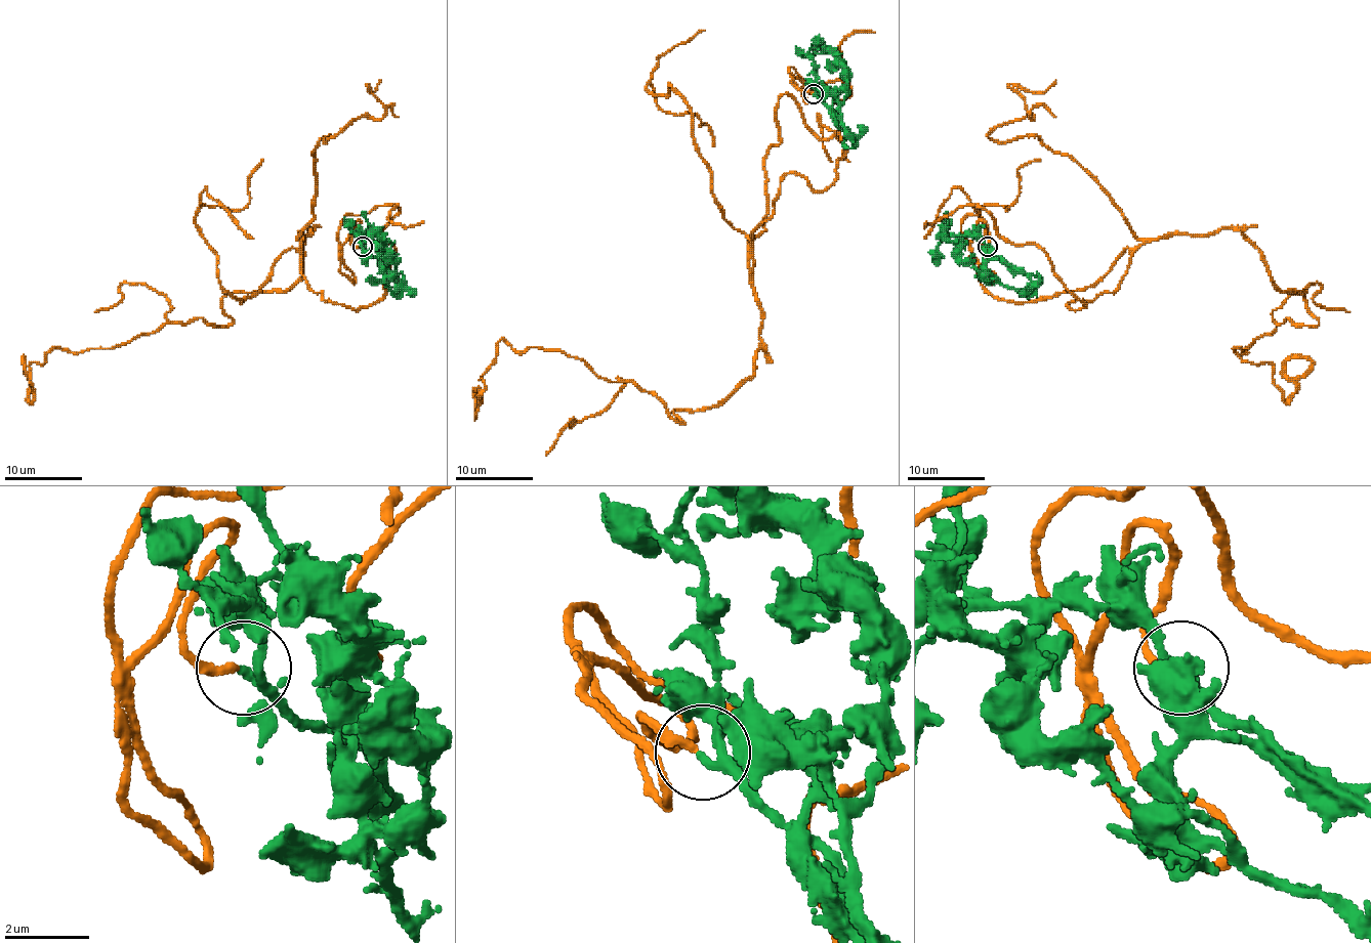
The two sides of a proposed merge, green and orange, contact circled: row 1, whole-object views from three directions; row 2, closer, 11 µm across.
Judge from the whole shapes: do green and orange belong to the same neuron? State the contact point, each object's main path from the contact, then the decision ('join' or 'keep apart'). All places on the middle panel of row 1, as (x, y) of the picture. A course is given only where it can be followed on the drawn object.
(814, 93) | green via (813, 94), (830, 105), (834, 92), (840, 92), (845, 86), (845, 73), (828, 51), (813, 51) | orange via (813, 94), (790, 67), (847, 86), (845, 152), (753, 233), (753, 374), (681, 424), (502, 339), (474, 404) | join

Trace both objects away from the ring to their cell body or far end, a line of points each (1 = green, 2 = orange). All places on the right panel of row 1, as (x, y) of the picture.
1: (988, 246), (1000, 258), (986, 263), (986, 269), (981, 271), (966, 263), (946, 232), (946, 211)
2: (988, 246), (974, 206), (1073, 310), (1143, 244), (1239, 228), (1319, 324), (1234, 350), (1284, 402), (1299, 354)

